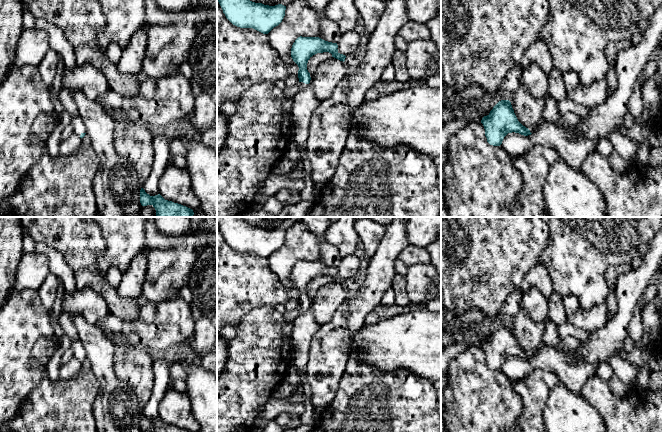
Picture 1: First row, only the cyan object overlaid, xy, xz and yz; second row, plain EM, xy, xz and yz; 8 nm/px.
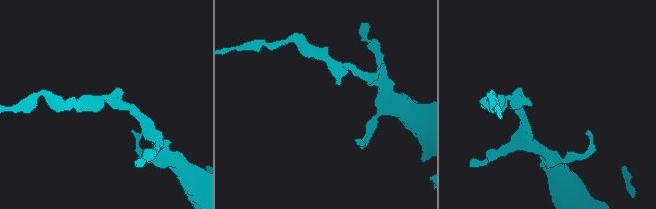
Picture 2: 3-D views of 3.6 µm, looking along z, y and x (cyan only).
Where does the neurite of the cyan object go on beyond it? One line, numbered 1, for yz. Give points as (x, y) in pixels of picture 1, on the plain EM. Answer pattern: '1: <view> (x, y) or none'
1: none

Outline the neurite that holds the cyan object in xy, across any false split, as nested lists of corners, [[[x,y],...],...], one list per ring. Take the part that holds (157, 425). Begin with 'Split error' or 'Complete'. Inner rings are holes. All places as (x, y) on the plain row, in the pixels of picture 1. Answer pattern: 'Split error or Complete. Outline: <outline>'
Complete. Outline: [[[143,412],[140,414],[140,427],[142,430],[152,429],[154,432],[188,432],[181,428],[165,424],[160,418],[150,420]]]

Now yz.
Complete. Outline: [[[509,324],[499,325],[481,347],[485,353],[487,366],[493,370],[500,370],[508,357],[519,357],[524,360],[532,357],[517,343]]]

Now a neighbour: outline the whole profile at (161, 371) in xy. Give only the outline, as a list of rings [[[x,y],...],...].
[[[164,360],[155,361],[153,364],[155,376],[153,390],[150,399],[142,408],[142,412],[150,420],[159,418],[159,405],[169,388],[171,380],[169,368],[170,365]]]

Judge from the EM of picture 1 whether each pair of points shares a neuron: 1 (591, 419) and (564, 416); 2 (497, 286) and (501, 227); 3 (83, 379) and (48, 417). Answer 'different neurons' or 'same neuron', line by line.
1: same neuron
2: same neuron
3: same neuron

